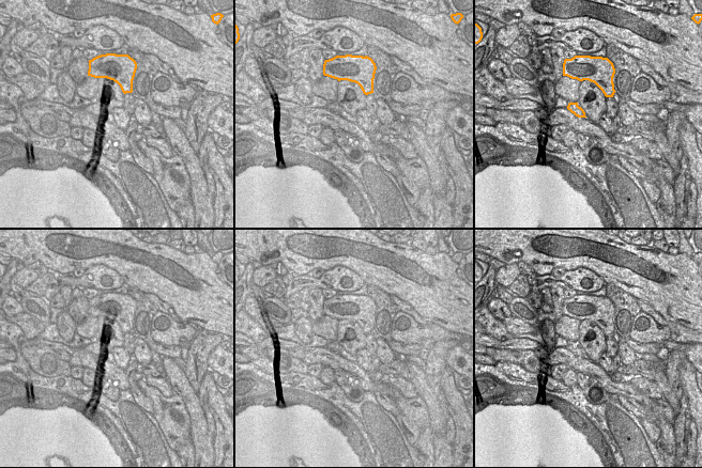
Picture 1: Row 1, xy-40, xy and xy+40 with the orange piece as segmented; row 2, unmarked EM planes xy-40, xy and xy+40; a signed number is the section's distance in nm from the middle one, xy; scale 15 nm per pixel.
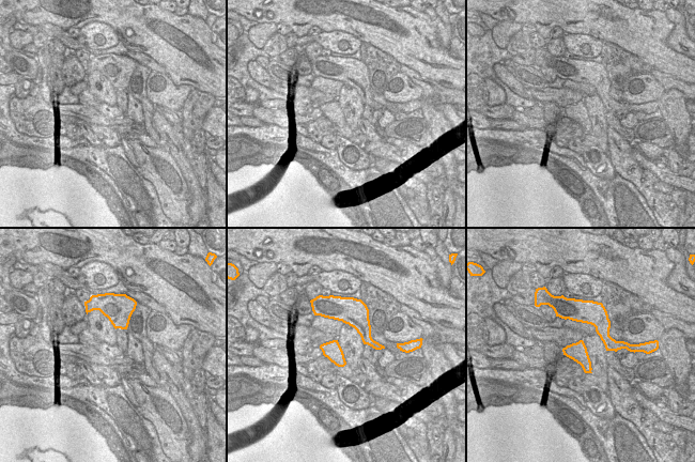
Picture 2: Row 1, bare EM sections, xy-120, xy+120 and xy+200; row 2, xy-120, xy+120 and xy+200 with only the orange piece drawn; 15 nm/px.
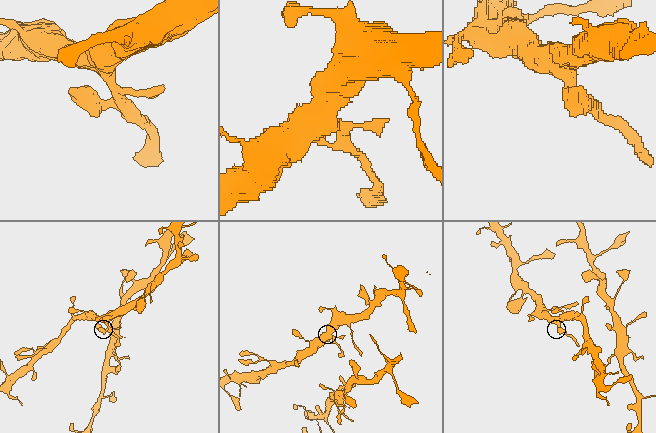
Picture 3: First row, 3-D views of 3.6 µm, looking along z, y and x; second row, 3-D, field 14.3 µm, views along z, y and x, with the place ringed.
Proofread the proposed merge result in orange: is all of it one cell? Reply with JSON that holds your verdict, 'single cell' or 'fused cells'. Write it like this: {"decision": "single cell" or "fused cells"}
{"decision": "single cell"}

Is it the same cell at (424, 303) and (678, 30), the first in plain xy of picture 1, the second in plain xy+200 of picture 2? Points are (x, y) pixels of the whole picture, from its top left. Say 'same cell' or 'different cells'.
different cells

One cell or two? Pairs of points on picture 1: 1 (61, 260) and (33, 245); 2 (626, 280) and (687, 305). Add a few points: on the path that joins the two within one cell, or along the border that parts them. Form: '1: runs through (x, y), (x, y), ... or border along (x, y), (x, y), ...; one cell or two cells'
1: runs through (55, 253), (40, 245); one cell
2: runs through (641, 280), (651, 280), (668, 285), (672, 290); one cell

